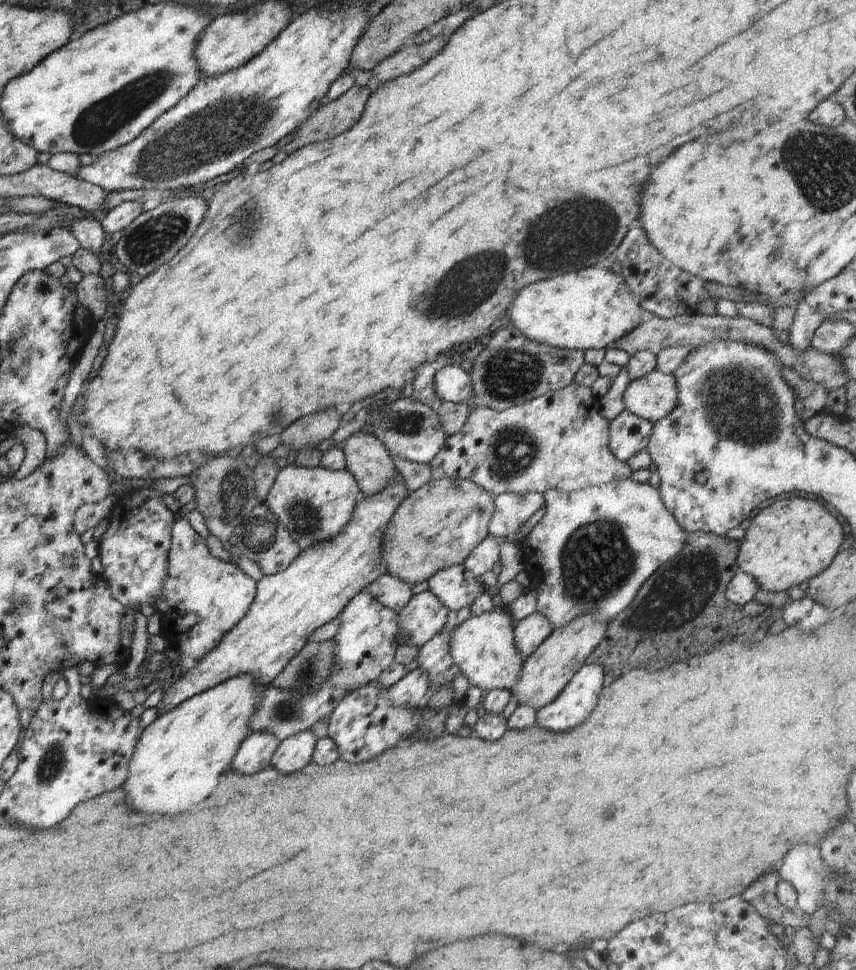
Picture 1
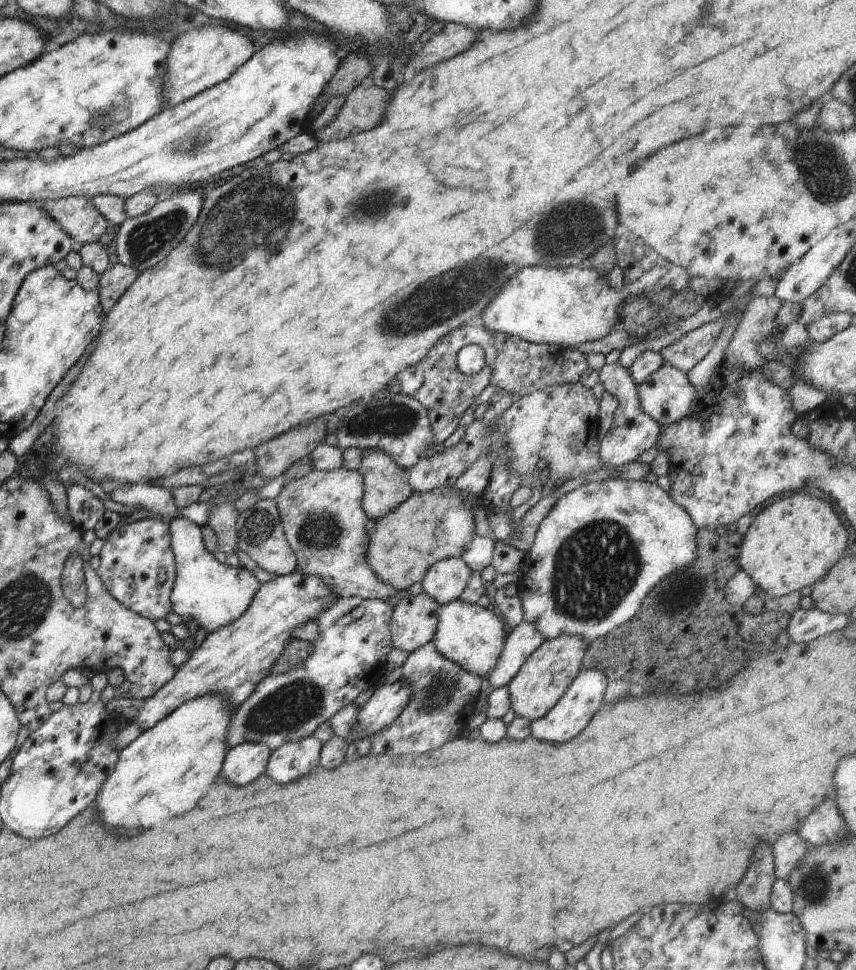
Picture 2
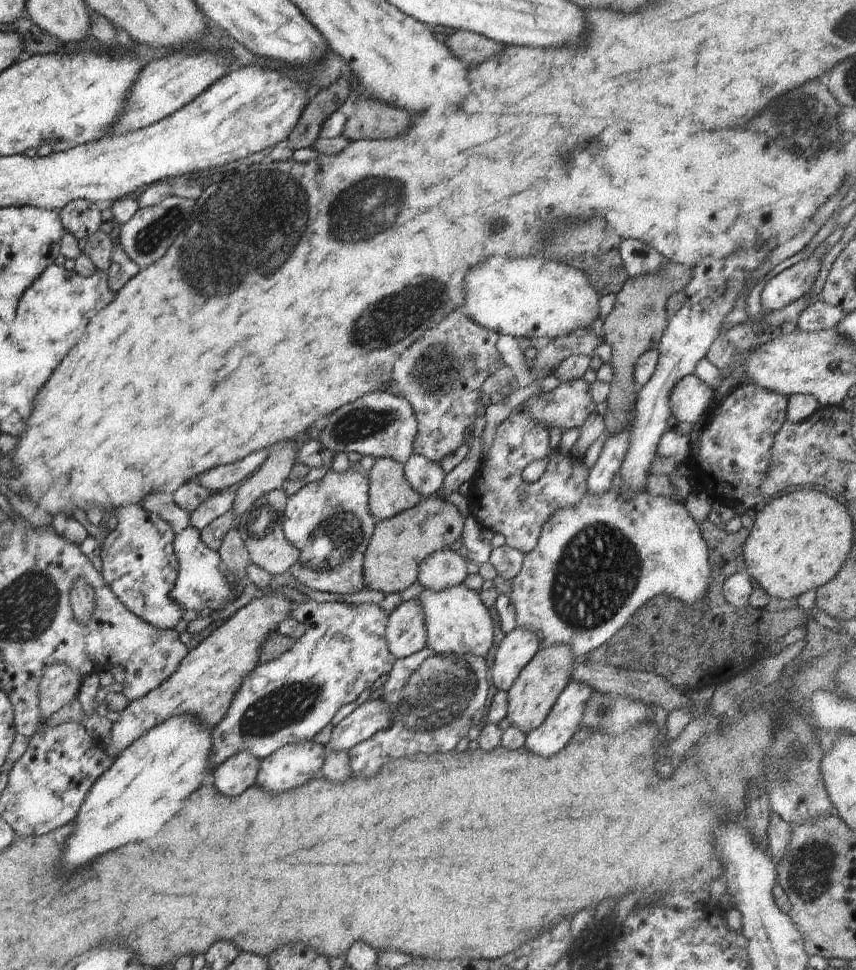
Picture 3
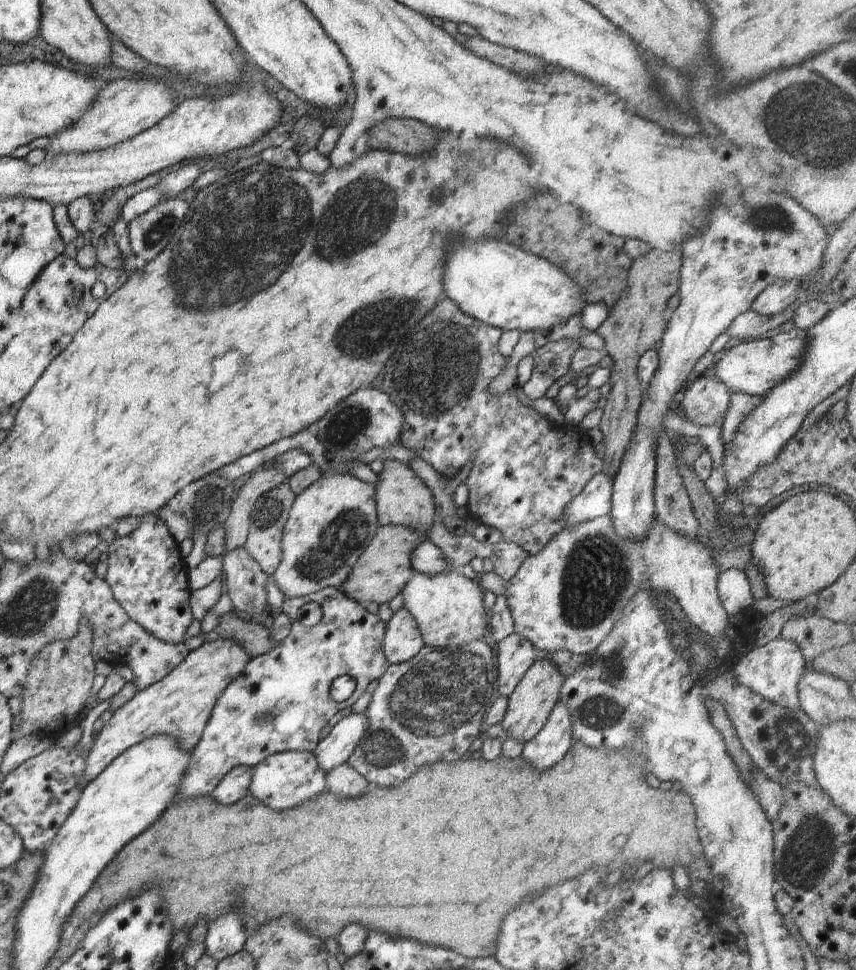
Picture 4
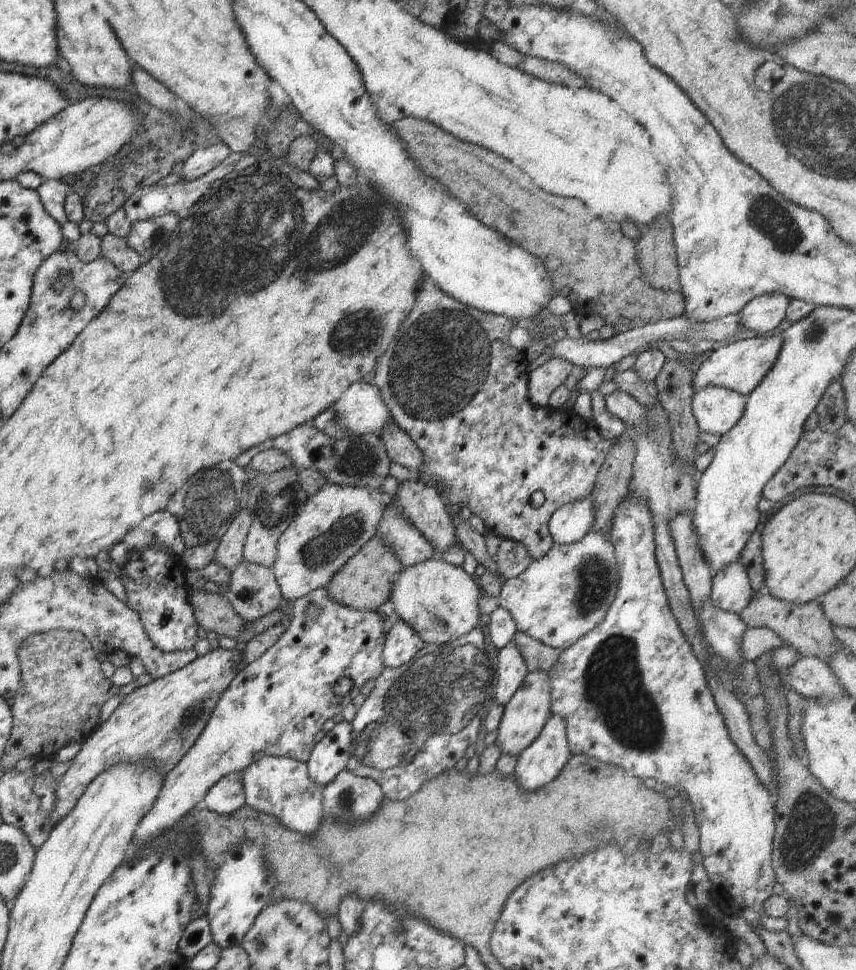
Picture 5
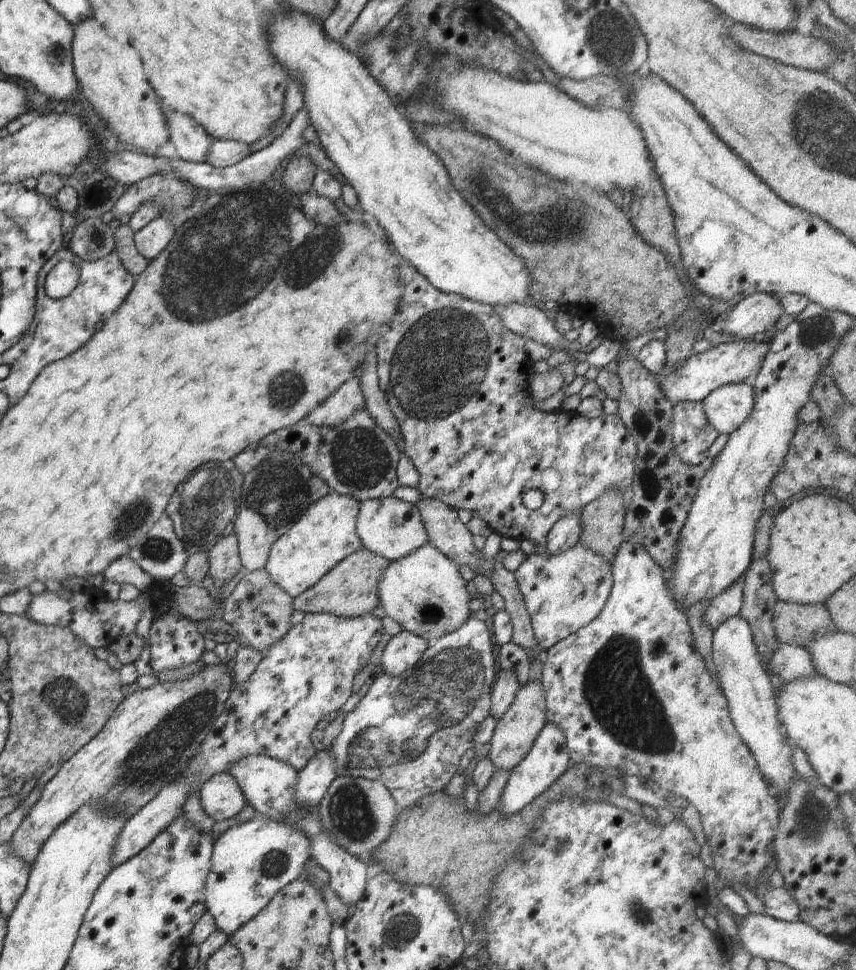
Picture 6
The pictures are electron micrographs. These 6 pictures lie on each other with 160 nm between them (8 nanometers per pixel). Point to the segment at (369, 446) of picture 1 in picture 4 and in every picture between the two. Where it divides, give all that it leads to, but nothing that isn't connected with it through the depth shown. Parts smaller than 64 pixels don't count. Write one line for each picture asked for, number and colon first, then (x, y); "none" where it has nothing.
2: (385, 485)
3: (390, 493)
4: (401, 497)

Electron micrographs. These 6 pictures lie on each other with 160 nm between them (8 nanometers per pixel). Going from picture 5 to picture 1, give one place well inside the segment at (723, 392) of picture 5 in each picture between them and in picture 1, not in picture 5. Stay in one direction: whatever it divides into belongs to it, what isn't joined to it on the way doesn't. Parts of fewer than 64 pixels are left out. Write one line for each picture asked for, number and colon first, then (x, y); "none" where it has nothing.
1: (652, 397)
2: (667, 396)
3: (690, 398)
4: (705, 401)

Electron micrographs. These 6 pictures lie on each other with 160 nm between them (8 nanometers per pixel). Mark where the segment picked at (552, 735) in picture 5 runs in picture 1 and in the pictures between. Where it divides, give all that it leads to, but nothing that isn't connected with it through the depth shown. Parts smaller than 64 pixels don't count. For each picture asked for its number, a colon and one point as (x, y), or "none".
1: (579, 697)
2: (585, 695)
3: (565, 718)
4: (549, 746)

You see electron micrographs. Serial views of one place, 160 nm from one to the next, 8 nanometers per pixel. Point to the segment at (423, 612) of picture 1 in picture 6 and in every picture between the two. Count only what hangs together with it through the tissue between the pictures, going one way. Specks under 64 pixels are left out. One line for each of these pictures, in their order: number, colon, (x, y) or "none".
2: (414, 620)
3: (406, 634)
4: (402, 641)
5: (402, 643)
6: (404, 649)

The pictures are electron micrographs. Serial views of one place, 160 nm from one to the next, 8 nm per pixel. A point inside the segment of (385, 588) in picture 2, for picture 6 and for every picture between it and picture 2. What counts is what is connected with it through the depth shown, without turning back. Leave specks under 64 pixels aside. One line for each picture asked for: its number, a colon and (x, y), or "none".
3: (329, 521)
4: (330, 524)
5: (332, 525)
6: (327, 532)

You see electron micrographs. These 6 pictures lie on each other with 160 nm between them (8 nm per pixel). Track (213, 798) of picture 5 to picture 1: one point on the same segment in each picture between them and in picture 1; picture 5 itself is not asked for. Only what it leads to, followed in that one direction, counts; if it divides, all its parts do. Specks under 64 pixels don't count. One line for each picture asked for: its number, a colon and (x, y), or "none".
1: (255, 753)
2: (245, 762)
3: (239, 772)
4: (235, 785)

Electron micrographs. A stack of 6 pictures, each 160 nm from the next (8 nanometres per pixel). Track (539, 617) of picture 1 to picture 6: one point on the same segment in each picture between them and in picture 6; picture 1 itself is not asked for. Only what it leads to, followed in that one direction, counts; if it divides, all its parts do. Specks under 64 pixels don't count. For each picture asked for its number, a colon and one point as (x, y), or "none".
2: (524, 639)
3: (518, 646)
4: (515, 655)
5: (511, 669)
6: (506, 685)

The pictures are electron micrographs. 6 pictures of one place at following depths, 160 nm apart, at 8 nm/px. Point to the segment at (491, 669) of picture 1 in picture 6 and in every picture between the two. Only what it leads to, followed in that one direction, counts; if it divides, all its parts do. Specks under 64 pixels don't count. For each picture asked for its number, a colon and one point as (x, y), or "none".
2: (473, 637)
3: (457, 622)
4: (448, 608)
5: (438, 600)
6: (423, 592)

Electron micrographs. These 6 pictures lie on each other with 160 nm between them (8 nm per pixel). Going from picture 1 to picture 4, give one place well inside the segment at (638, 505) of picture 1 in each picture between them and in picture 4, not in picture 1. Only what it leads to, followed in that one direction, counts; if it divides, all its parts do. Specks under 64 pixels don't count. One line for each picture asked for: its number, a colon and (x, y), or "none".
2: (602, 547)
3: (596, 563)
4: (568, 597)

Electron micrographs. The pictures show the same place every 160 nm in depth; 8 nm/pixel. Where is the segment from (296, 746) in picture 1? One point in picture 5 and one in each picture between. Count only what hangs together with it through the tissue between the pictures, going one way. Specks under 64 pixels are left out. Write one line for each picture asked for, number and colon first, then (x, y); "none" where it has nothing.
2: (291, 761)
3: (290, 766)
4: (283, 780)
5: (279, 786)

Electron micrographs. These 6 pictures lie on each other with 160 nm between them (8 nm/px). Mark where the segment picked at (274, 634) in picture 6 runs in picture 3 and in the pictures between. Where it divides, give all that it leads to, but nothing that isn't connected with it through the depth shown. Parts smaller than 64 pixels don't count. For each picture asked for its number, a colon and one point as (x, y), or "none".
3: (233, 552)
4: (245, 580)
5: (253, 592)

